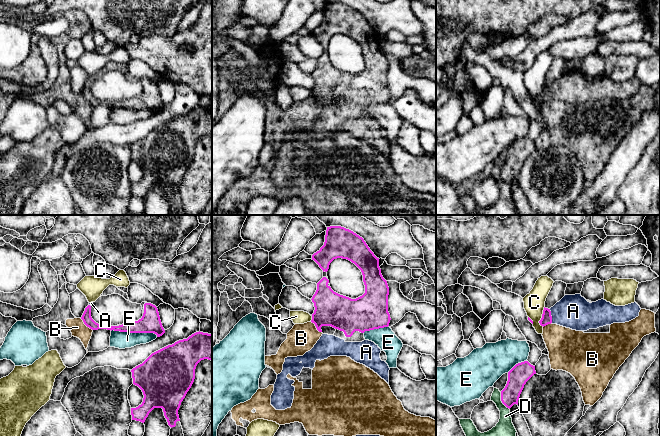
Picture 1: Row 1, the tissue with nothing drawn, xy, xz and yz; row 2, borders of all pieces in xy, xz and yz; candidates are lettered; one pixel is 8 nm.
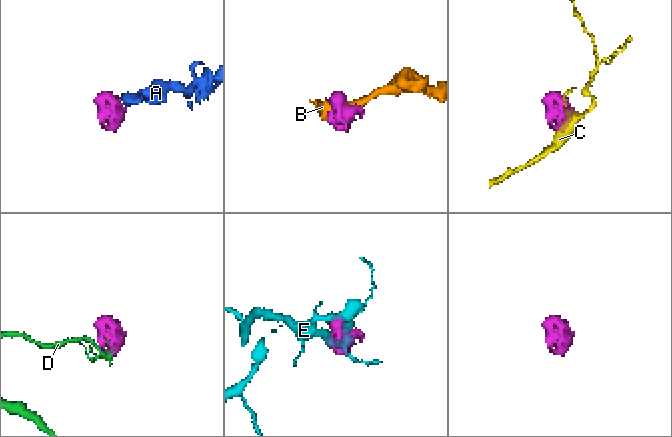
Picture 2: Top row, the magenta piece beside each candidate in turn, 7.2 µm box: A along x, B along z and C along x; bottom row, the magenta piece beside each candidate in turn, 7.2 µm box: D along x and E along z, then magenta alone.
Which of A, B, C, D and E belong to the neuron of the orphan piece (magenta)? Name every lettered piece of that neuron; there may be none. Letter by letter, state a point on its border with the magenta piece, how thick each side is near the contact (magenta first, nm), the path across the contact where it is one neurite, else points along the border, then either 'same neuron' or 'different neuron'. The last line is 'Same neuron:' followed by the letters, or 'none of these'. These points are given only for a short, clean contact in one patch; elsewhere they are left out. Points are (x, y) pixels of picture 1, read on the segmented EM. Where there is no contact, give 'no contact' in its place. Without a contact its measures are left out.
A: contact yz (551, 316); calibres 90 and 280 nm; same neuron
B: contact xy (86, 325); calibres 80 and 130 nm; border xy (80, 318), (92, 330); different neuron
C: contact yz (542, 316); calibres 90 and 170 nm; border yz (544, 306), (542, 317), (539, 321), (541, 326); different neuron
D: contact yz (501, 400); calibres 160 and 140 nm; different neuron
E: contact xy (134, 332); calibres 160 and 140 nm; different neuron
Same neuron: A

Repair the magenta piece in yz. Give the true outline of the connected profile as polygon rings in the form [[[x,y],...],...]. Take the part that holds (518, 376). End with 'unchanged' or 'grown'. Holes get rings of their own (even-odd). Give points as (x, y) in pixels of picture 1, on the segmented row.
[[[528,361],[516,364],[508,372],[507,384],[501,391],[501,401],[507,408],[510,409],[514,404],[518,405],[524,385],[534,374],[536,374],[535,366]]]; unchanged

